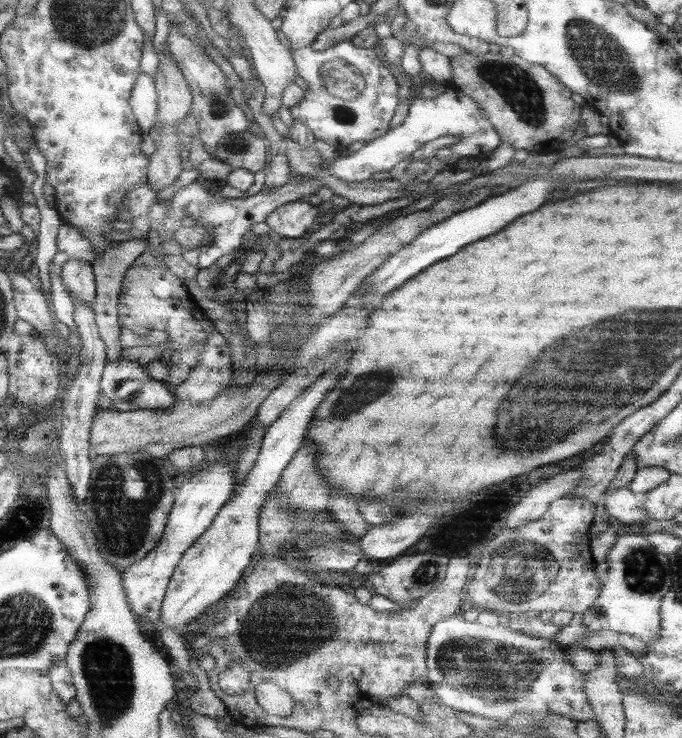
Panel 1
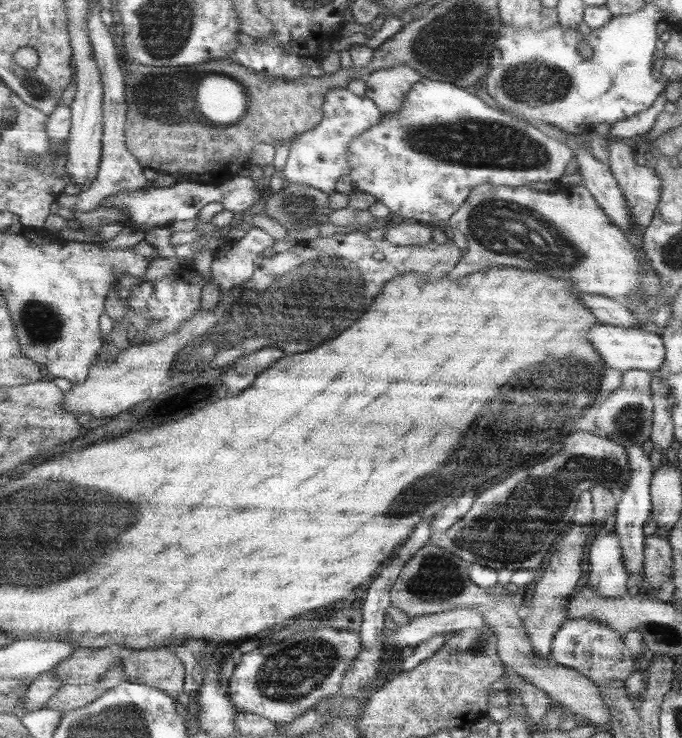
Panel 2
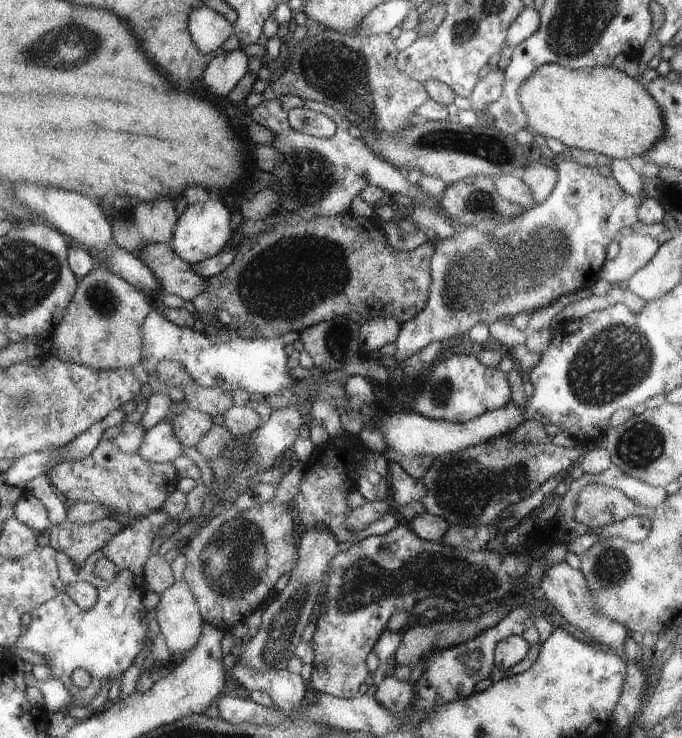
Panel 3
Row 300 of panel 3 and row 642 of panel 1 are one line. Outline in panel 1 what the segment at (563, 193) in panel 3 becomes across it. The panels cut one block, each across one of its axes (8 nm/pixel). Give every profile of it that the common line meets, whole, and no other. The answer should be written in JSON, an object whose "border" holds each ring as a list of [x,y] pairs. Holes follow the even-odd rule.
{"border":[[[456,617],[438,621],[427,638],[427,683],[444,706],[484,714],[484,718],[500,718],[500,722],[512,718],[514,712],[527,710],[536,722],[548,722],[548,714],[576,722],[595,720],[584,692],[585,671],[576,670],[565,660],[565,649],[555,640],[529,637],[500,626],[480,626],[475,621],[474,640],[454,640],[444,634],[442,624]]]}

